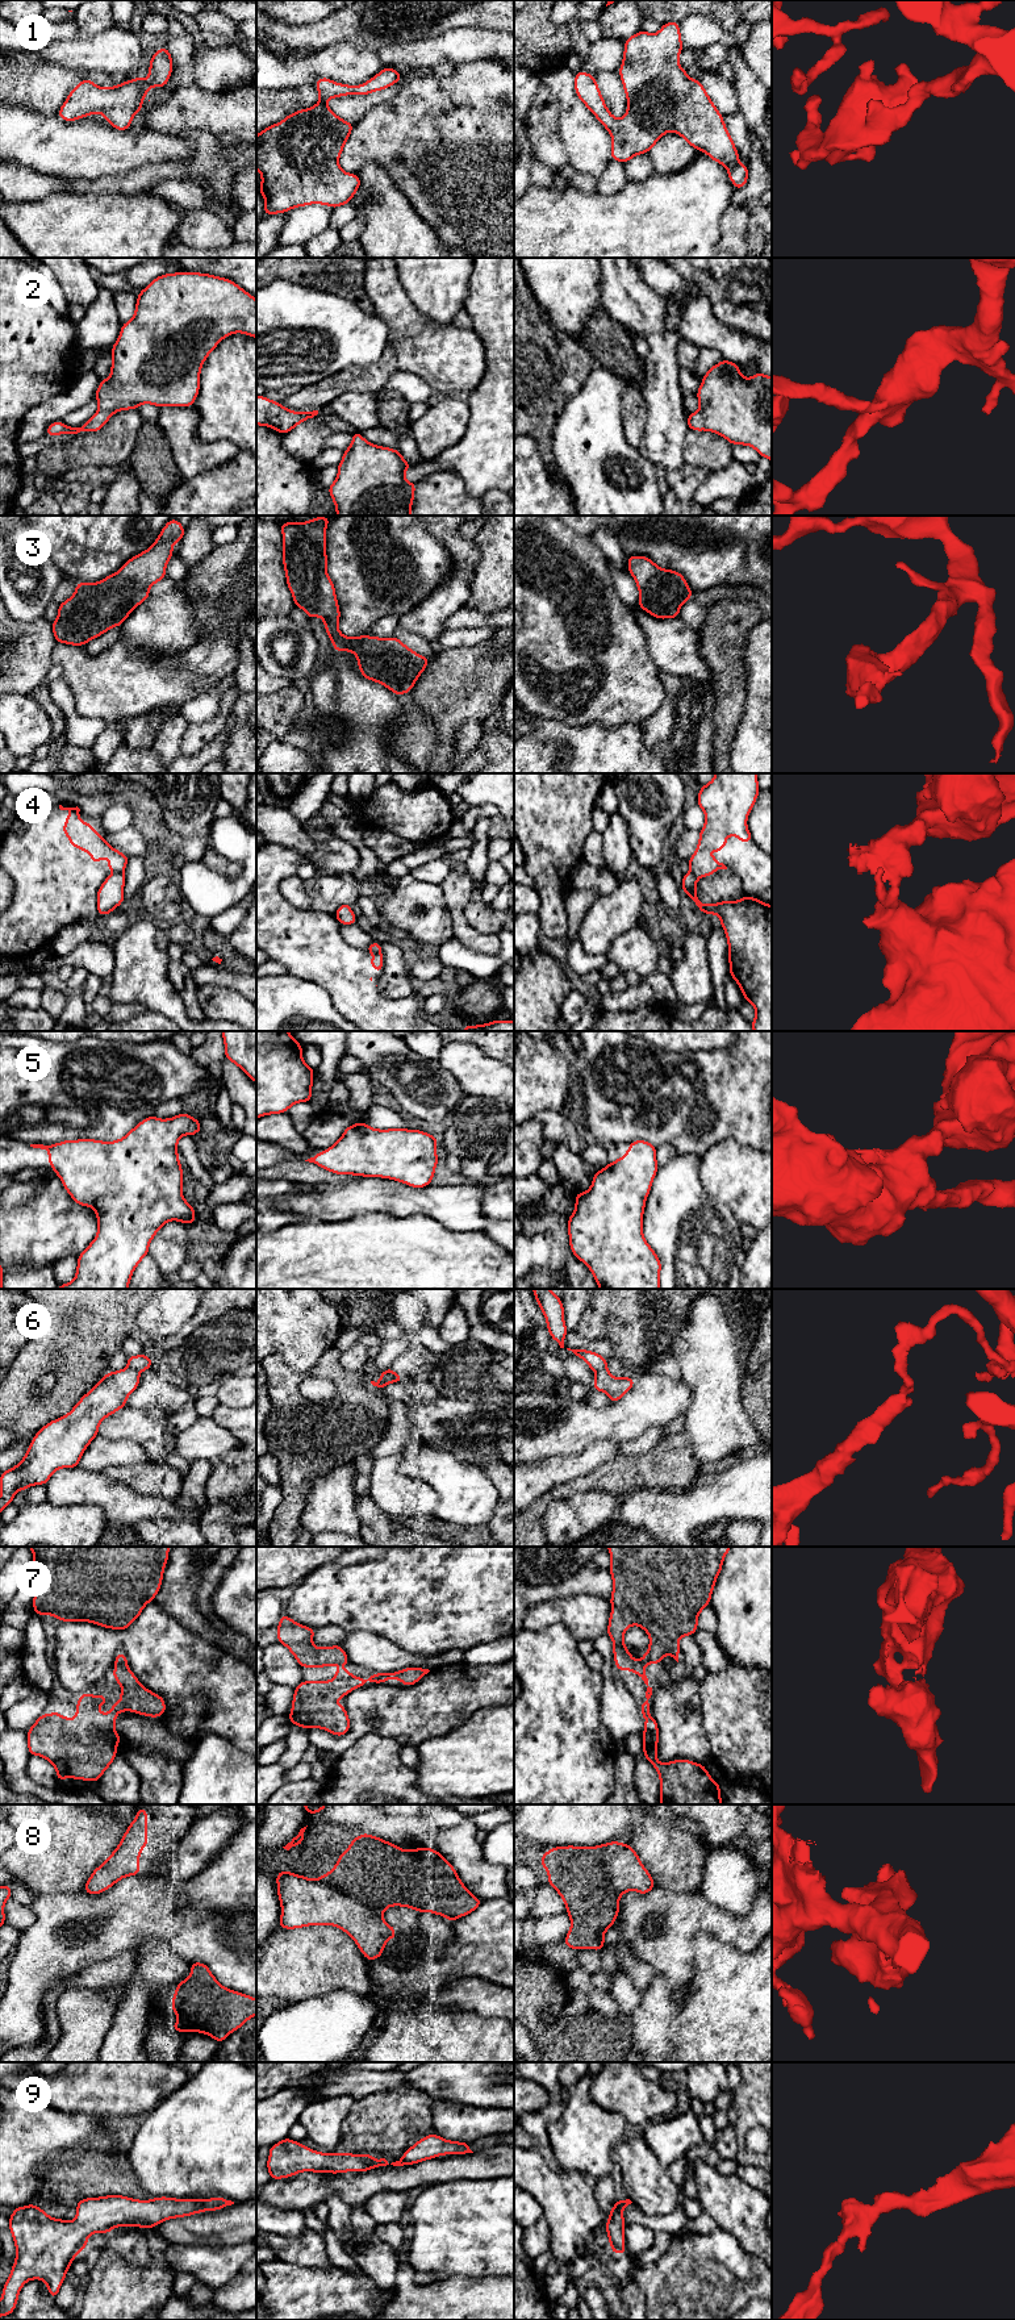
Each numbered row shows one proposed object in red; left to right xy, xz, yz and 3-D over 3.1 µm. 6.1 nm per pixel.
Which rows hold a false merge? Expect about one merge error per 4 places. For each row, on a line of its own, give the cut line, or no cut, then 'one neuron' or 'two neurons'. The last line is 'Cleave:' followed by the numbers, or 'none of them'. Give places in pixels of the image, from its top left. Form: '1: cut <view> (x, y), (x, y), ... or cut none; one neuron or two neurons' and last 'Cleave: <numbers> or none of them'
1: cut none; one neuron
2: cut none; one neuron
3: cut none; one neuron
4: cut yz (692, 872), (697, 877); two neurons
5: cut yz (654, 1173), (635, 1163), (614, 1165), (608, 1194); two neurons
6: cut xy (126, 1367), (134, 1368), (138, 1372); two neurons
7: cut none; one neuron
8: cut yz (610, 1841), (609, 1864), (637, 1868), (650, 1885); two neurons
9: cut none; one neuron
Cleave: 4, 5, 6, 8

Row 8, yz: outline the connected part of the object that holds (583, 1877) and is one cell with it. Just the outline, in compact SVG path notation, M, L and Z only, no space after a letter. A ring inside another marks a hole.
M610 1843L597 1847L554 1847L540 1858L540 1865L548 1874L548 1885L563 1898L571 1919L571 1929L563 1943L575 1950L596 1949L601 1952L605 1946L603 1935L613 1927L619 1914L621 1897L614 1891L615 1887L636 1891L651 1885L649 1877L644 1882L639 1879L639 1869L609 1865Z

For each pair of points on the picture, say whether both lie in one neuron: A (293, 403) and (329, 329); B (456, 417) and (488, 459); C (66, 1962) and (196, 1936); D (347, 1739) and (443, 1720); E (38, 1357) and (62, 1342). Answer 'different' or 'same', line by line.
A: different
B: different
C: same
D: same
E: same

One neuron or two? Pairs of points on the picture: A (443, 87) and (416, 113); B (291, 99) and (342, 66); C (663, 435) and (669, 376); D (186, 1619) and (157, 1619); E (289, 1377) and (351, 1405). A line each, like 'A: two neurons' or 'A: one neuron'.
A: one neuron
B: two neurons
C: one neuron
D: two neurons
E: one neuron

